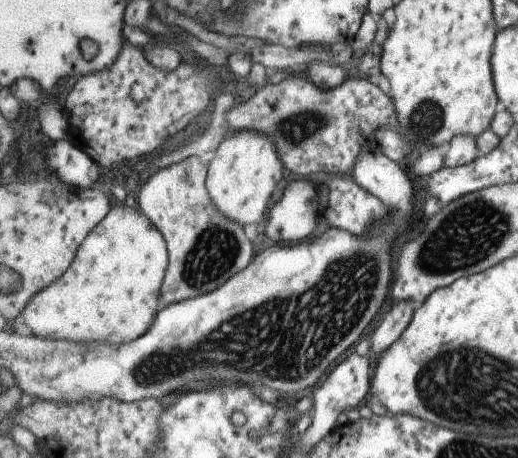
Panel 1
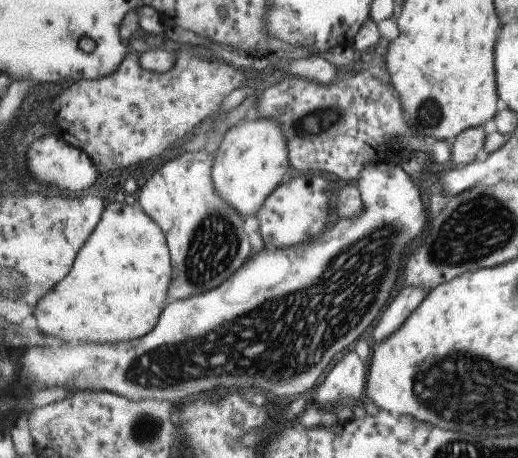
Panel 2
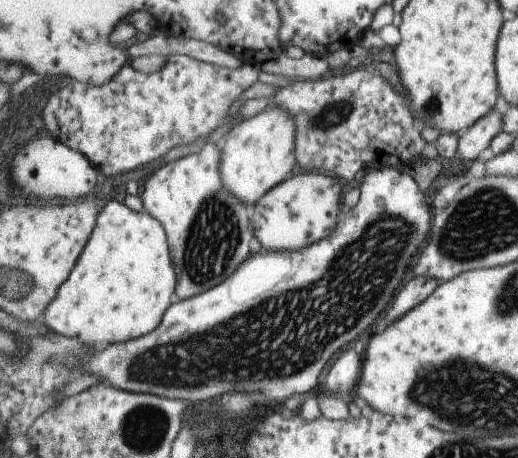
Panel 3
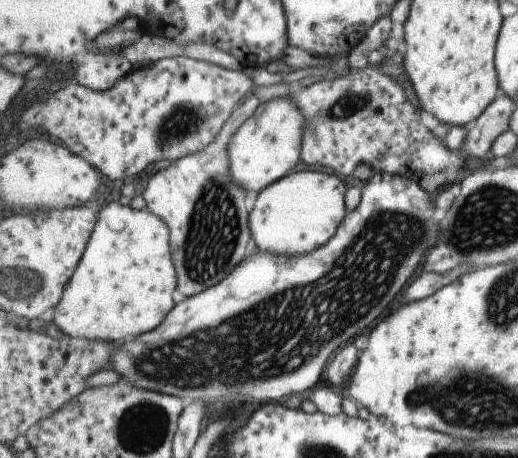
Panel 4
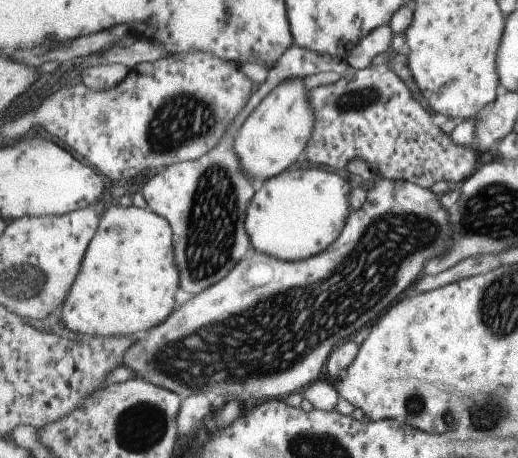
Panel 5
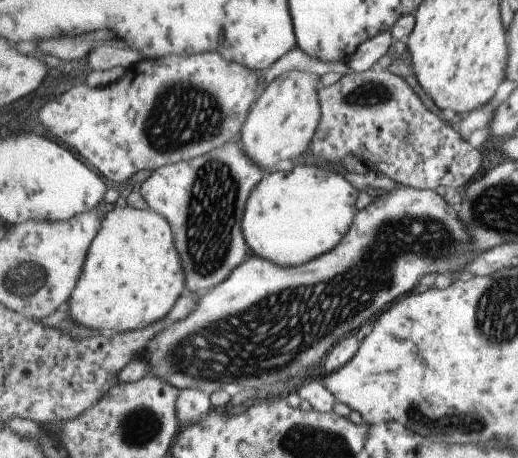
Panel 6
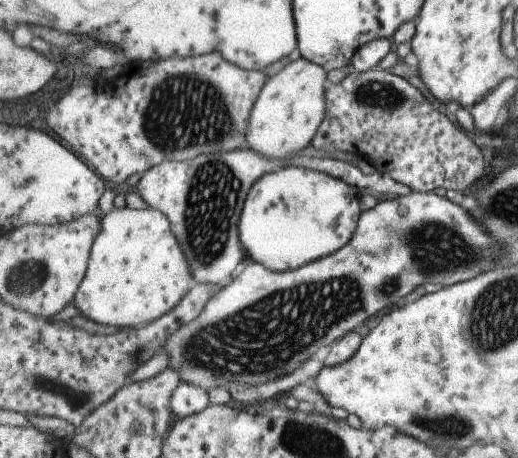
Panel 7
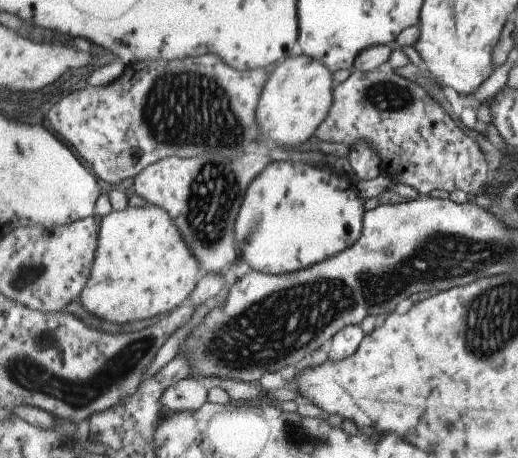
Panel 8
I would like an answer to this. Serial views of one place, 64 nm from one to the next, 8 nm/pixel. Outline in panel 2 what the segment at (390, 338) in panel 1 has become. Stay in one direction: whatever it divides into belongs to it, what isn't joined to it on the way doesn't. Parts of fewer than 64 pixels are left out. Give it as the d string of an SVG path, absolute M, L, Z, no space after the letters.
M405 285L399 290L397 297L390 302L385 314L382 314L378 324L373 328L374 342L379 344L387 340L393 332L397 332L429 293L429 290L414 285Z

